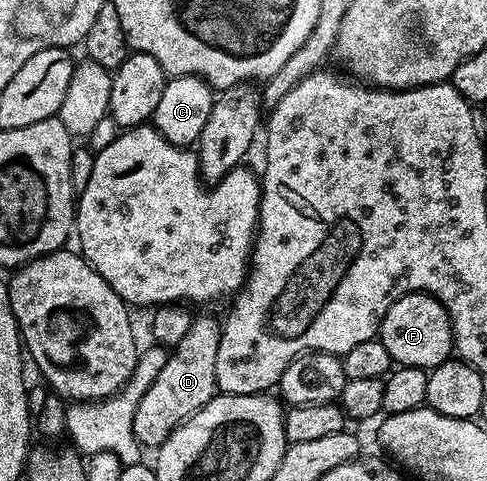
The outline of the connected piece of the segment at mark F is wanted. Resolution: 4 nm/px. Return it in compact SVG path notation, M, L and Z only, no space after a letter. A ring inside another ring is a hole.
M406 293L398 298L380 321L378 339L397 366L412 365L425 371L431 371L449 360L454 349L452 321L448 312L441 301L426 293Z

